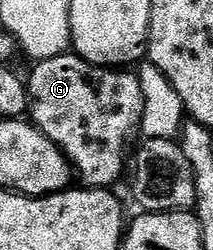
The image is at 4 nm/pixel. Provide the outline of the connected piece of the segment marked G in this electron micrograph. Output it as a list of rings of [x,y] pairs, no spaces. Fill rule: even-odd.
[[[65,52],[54,56],[53,58],[41,58],[35,63],[36,66],[29,74],[26,74],[26,85],[28,88],[28,114],[30,115],[30,121],[32,125],[37,126],[44,135],[50,140],[54,140],[54,144],[60,151],[66,155],[69,162],[72,163],[72,169],[75,177],[80,178],[85,187],[88,188],[112,188],[115,187],[115,182],[119,180],[124,174],[124,161],[129,161],[130,150],[128,154],[128,145],[131,144],[135,138],[141,137],[140,125],[142,124],[142,108],[144,107],[144,101],[142,100],[142,84],[139,77],[135,73],[125,72],[120,68],[109,68],[107,66],[92,66],[87,60],[81,58],[79,54],[75,52]]]

